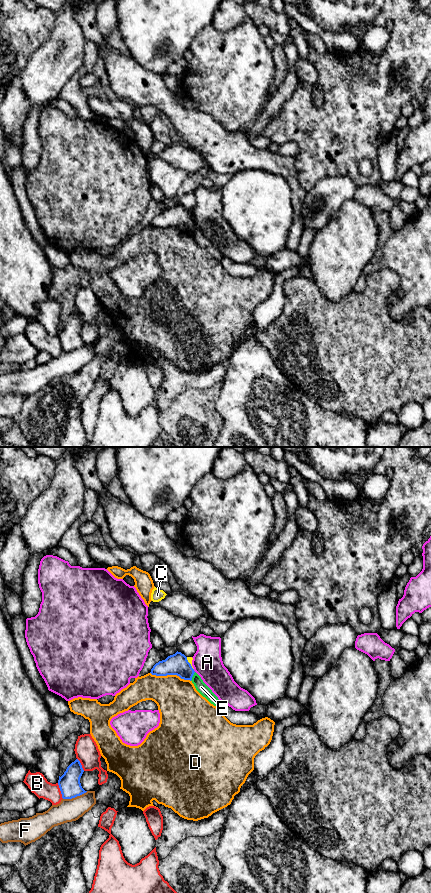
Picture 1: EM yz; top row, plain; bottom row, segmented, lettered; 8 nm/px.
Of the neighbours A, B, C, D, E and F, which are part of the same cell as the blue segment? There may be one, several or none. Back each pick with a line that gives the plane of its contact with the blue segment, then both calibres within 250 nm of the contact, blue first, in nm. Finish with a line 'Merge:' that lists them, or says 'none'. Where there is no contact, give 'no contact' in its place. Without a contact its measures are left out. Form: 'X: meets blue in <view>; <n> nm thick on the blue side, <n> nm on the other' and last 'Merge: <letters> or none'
Merge: none

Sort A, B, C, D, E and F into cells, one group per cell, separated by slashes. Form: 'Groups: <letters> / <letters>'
Groups: A / B / C / D / E / F

